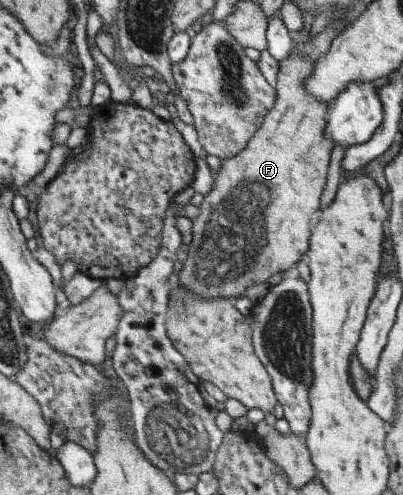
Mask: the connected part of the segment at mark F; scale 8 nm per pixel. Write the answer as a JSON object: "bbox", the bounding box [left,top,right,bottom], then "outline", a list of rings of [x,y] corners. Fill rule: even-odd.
{"bbox":[175,47,335,299],"outline":[[[297,47],[288,57],[280,64],[276,105],[268,112],[263,126],[246,149],[235,158],[223,161],[222,167],[213,171],[213,189],[200,206],[201,214],[192,220],[193,241],[175,281],[181,288],[202,297],[235,299],[244,295],[246,288],[267,282],[277,272],[289,270],[309,249],[313,219],[320,210],[331,166],[331,152],[335,148],[335,142],[325,138],[331,104],[321,102],[306,89],[306,80],[313,75],[316,61],[301,56]]]}

